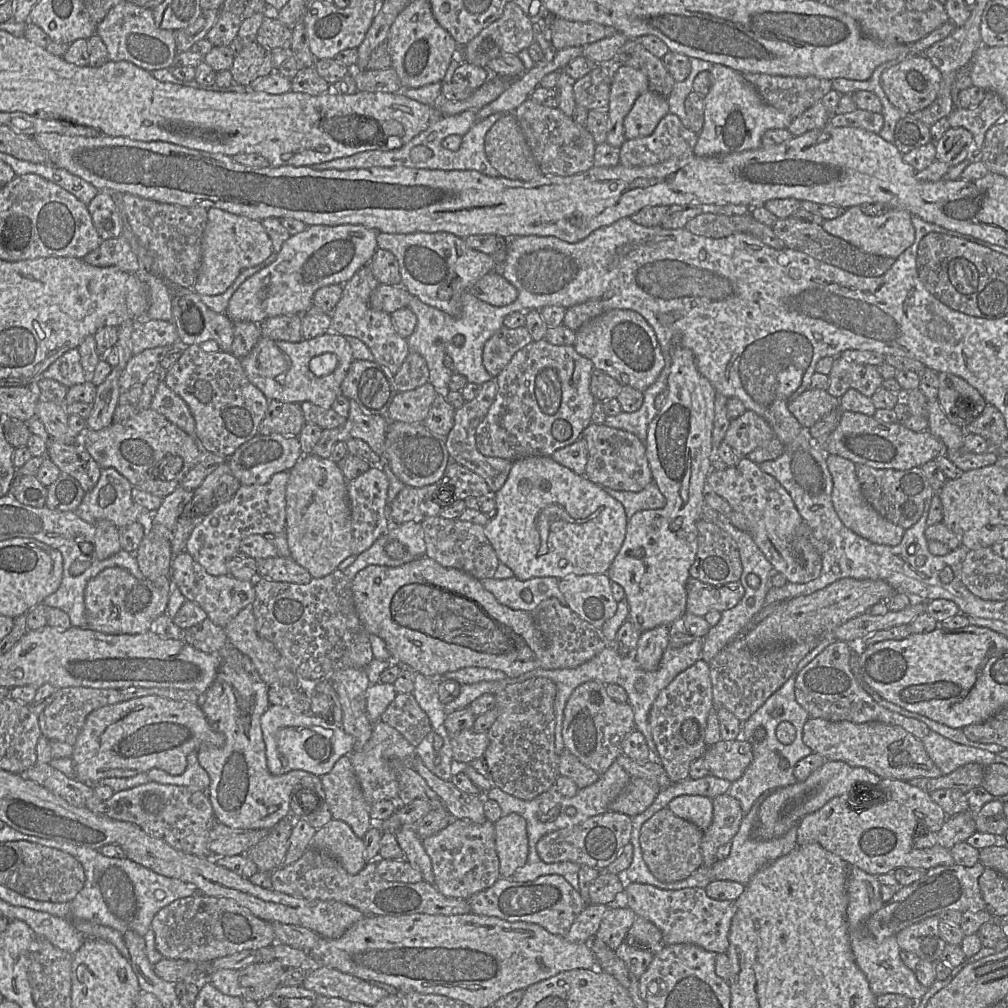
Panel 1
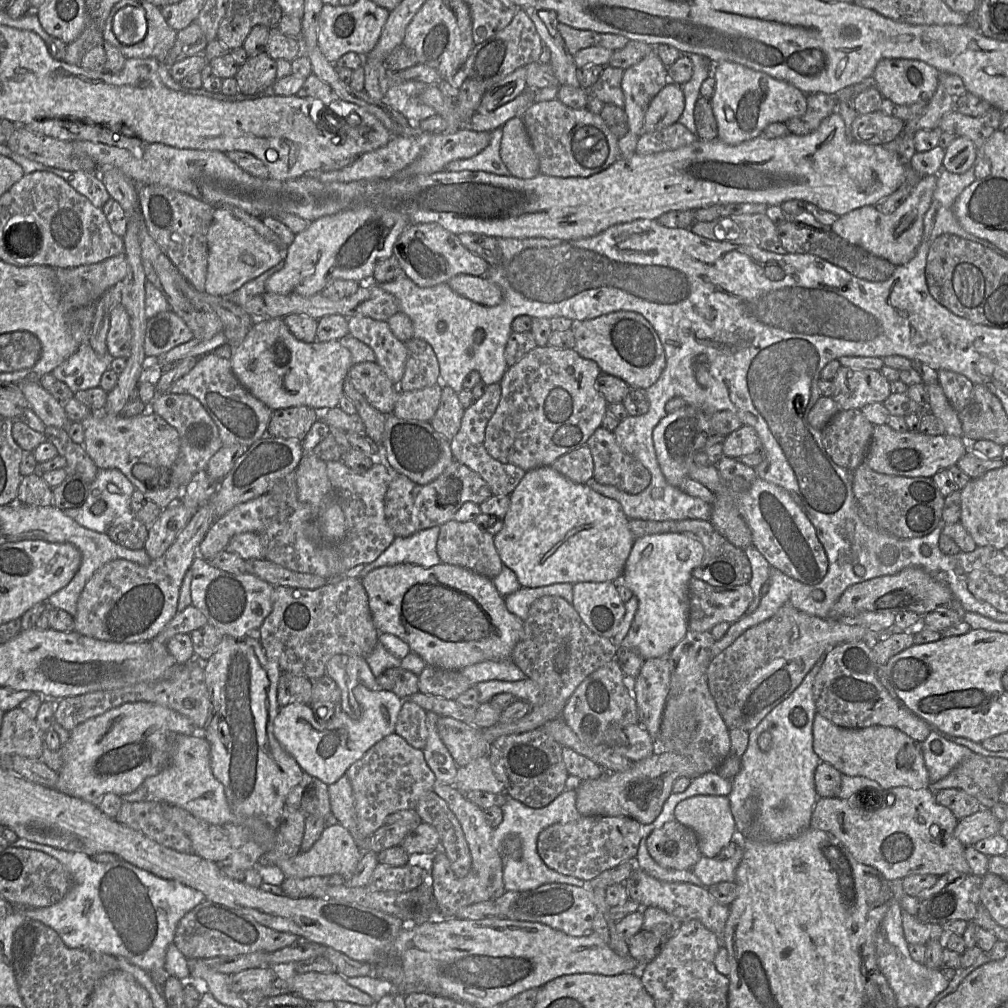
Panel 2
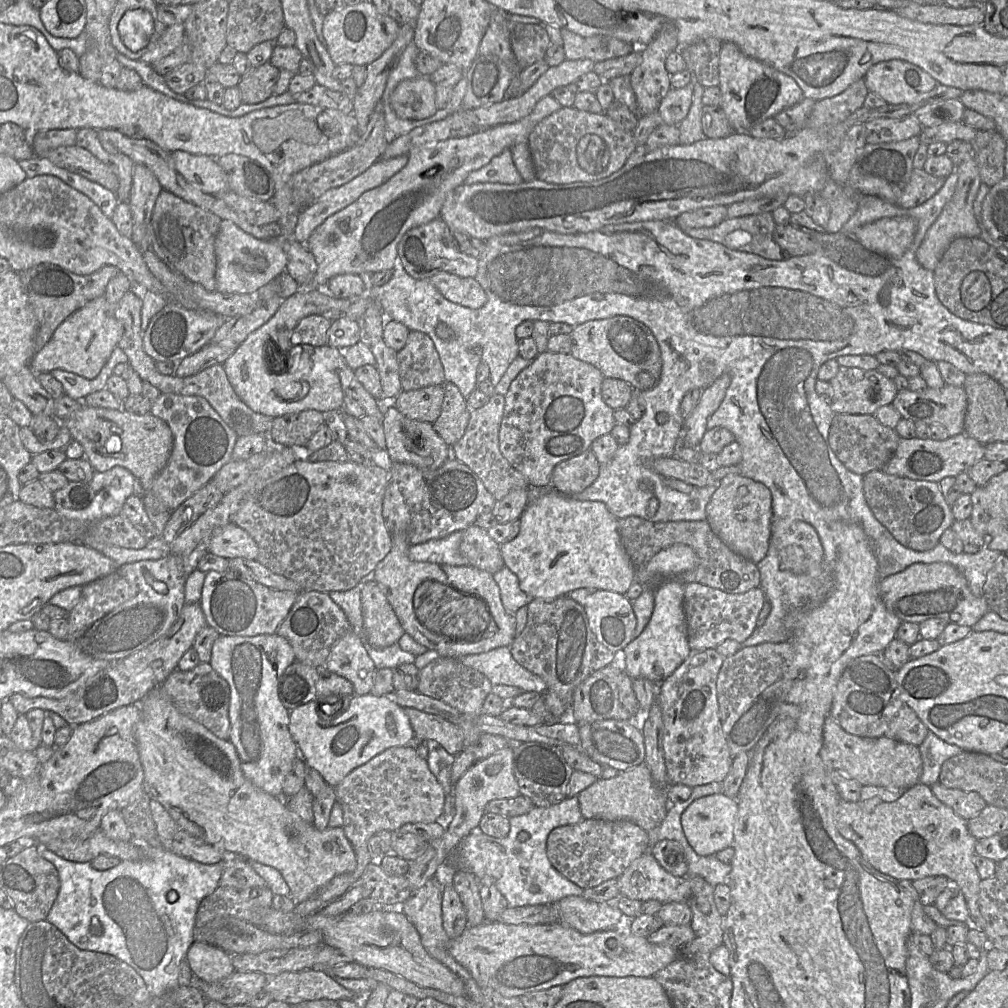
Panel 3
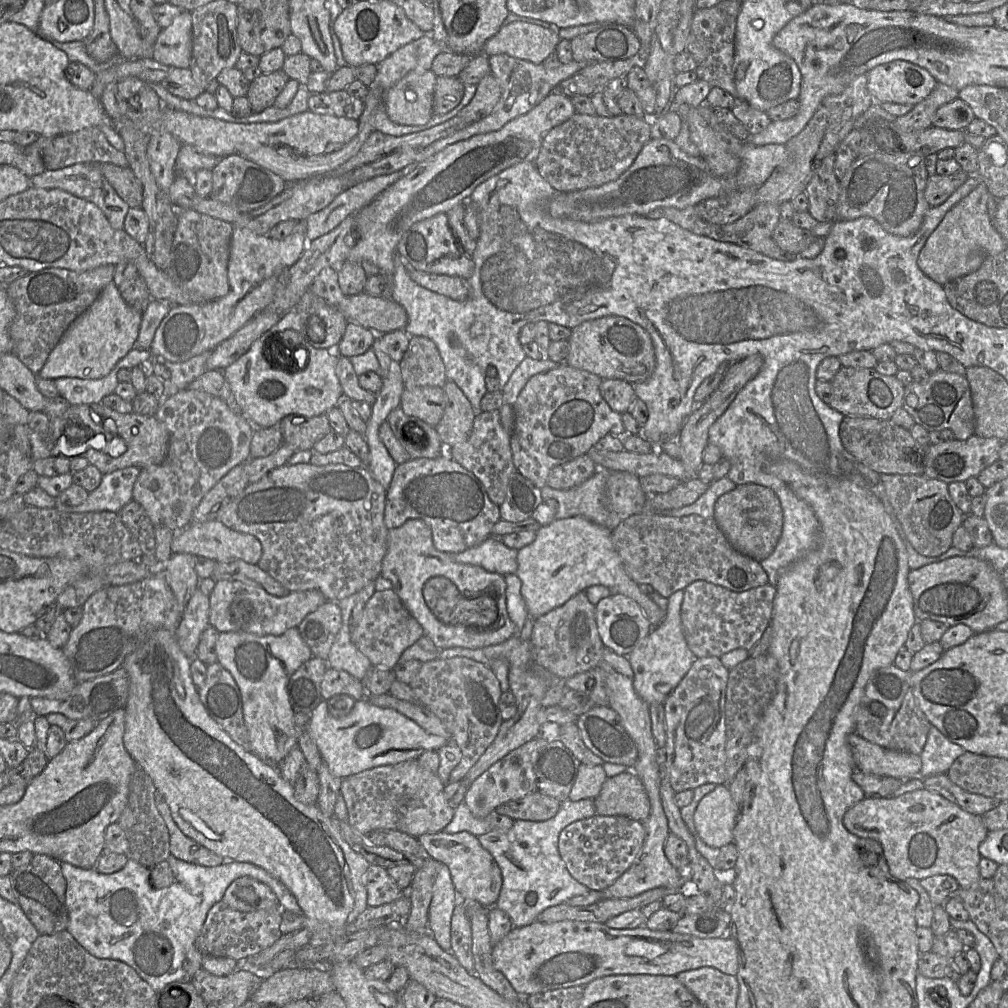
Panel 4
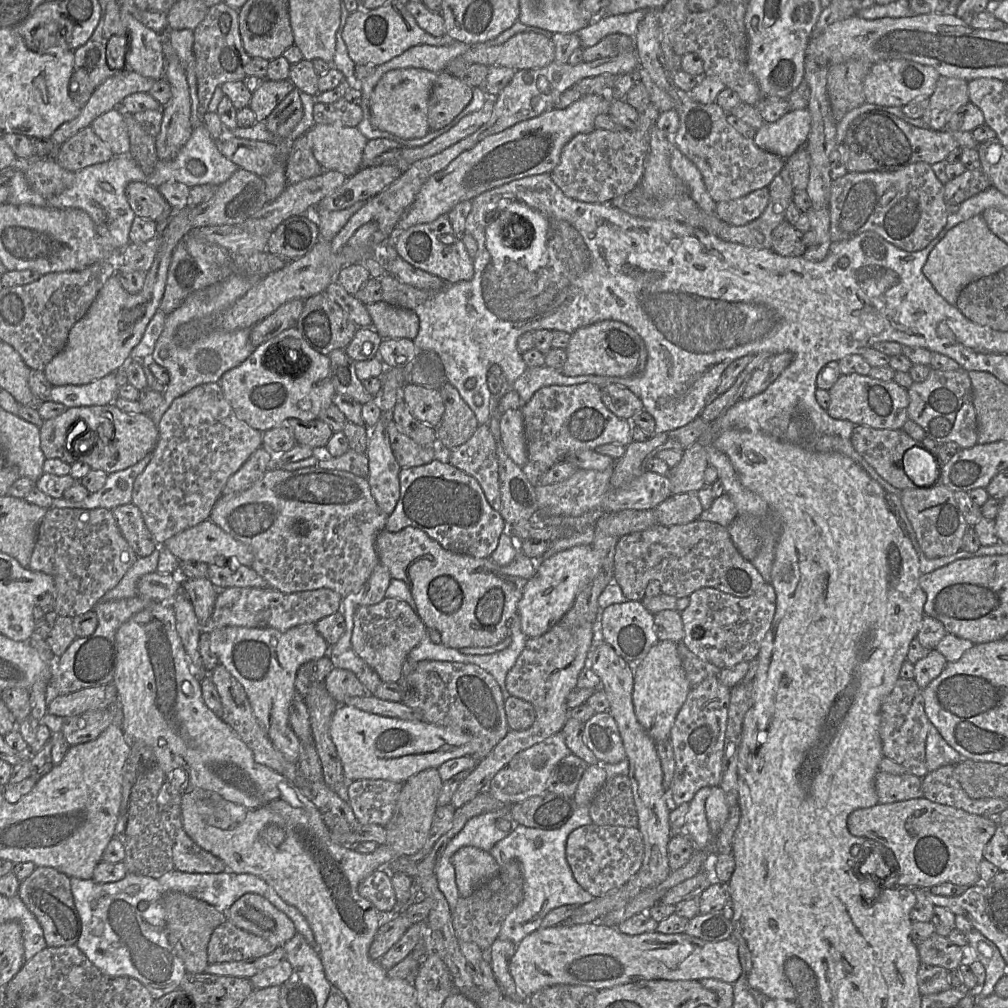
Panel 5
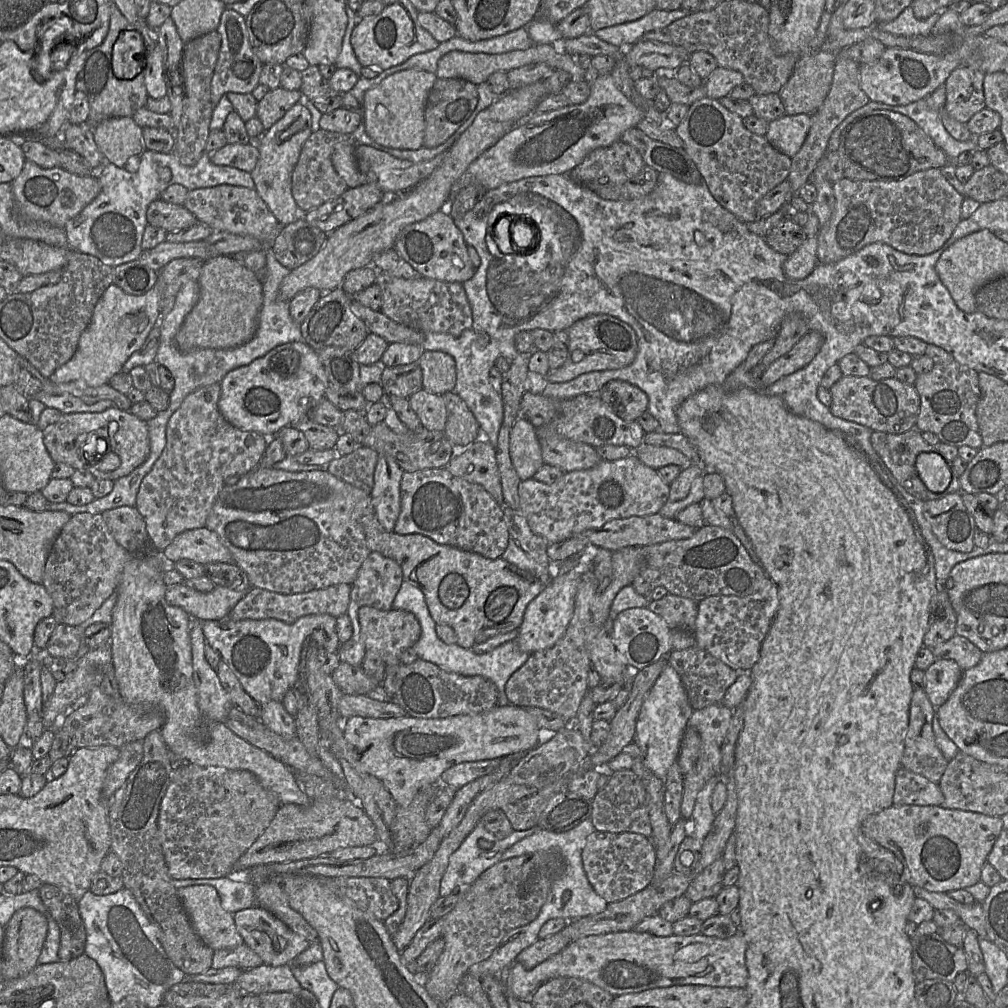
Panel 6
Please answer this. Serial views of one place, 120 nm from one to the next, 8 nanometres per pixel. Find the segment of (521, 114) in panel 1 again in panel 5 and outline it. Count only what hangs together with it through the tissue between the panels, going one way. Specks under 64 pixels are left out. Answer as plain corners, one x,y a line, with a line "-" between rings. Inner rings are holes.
650,102
646,109
639,113
636,128
622,131
608,131
595,128
589,133
577,134
562,149
560,162
550,173
553,182
570,198
589,203
610,203
617,196
634,189
644,172
644,162
649,150
650,130
657,121
660,112

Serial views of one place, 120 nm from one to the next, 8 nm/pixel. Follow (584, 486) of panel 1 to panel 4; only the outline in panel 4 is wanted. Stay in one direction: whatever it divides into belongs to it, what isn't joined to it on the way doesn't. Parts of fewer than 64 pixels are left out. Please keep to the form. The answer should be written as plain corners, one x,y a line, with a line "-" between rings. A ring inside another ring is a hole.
582,516
557,519
536,531
535,540
518,550
518,568
516,575
521,581
521,593
526,603
528,614
536,619
549,611
563,605
575,594
594,585
608,587
612,593
619,593
634,600
642,609
653,627
660,625
666,612
660,609
648,595
640,591
639,585
626,573
613,541
612,532

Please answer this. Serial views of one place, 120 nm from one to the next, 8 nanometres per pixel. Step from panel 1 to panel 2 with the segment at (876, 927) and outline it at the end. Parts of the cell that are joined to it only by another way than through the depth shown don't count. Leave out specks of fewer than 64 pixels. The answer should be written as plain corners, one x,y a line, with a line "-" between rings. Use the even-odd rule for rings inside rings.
950,871
939,876
934,886
917,896
919,906
916,917
923,923
934,923
941,926
951,920
973,920
981,904
981,880
981,876
973,873
963,874
958,871

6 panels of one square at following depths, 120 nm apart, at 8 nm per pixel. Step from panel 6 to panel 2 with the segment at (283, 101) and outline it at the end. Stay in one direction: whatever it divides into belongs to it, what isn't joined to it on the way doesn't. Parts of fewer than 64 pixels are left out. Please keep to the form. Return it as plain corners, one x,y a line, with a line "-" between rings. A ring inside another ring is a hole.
266,52
248,57
235,75
239,91
245,95
265,92
276,81
276,61

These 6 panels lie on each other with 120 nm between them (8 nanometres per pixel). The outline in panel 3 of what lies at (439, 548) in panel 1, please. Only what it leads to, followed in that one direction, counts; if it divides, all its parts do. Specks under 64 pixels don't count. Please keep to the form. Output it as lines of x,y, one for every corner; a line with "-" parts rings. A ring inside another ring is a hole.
472,525
461,532
459,551
467,559
468,566
492,575
504,567
500,545
488,535
486,530

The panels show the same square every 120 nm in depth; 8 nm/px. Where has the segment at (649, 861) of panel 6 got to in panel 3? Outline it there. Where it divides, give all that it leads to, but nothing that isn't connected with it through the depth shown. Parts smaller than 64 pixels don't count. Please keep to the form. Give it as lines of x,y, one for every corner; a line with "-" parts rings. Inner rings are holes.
583,819
554,828
548,835
547,856
555,869
581,888
595,887
622,873
647,851
648,832
629,820

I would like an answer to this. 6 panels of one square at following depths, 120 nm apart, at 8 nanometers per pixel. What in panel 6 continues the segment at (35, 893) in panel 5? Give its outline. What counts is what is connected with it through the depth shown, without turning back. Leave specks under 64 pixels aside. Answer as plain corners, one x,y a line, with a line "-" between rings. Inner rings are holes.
42,883
38,891
59,927
59,960
68,962
85,954
86,931
76,901
53,884

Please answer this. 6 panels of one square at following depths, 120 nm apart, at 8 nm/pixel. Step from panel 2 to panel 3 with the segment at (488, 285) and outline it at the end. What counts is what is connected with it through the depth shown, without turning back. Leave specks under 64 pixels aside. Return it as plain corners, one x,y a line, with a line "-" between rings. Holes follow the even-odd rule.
439,272
428,280
446,299
464,307
481,308
487,301
486,293
475,278

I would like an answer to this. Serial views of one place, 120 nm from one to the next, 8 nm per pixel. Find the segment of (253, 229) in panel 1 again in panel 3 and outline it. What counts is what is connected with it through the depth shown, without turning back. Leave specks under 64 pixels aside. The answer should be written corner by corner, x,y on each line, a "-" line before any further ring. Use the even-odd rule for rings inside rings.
222,220
215,239
216,291
226,294
251,294
286,270
287,255
277,240
261,240
234,222

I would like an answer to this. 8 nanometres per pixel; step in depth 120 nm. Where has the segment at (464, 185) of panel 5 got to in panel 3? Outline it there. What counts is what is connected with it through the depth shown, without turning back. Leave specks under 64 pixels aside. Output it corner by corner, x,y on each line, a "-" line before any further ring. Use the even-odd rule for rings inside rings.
551,95
540,99
532,112
519,121
496,125
470,136
448,138
431,146
413,148
408,153
408,163
382,185
364,192
355,202
328,217
319,225
305,243
317,264
313,287
324,288
336,275
374,273
381,270
393,271
398,264
397,247
404,234
411,228
428,223
440,216
447,194
463,184
468,174
487,165
504,149
528,142
534,127
547,116
561,109
561,104

